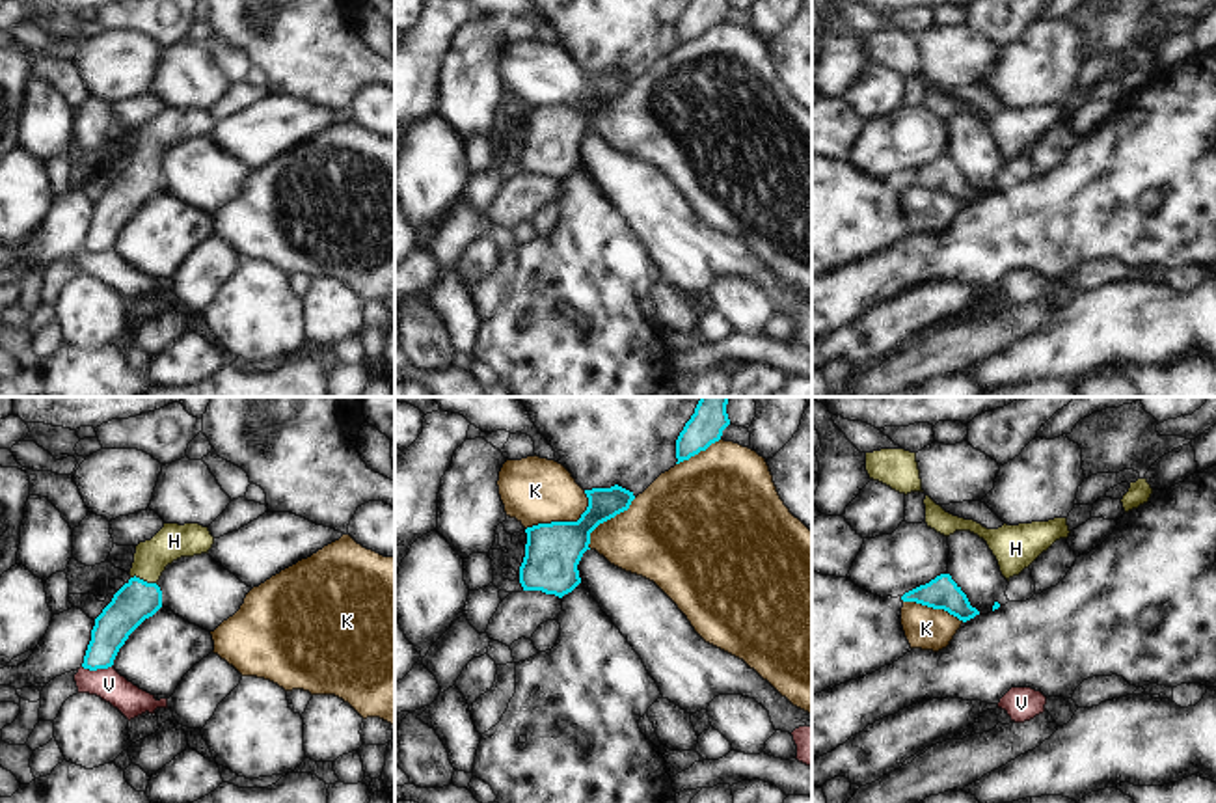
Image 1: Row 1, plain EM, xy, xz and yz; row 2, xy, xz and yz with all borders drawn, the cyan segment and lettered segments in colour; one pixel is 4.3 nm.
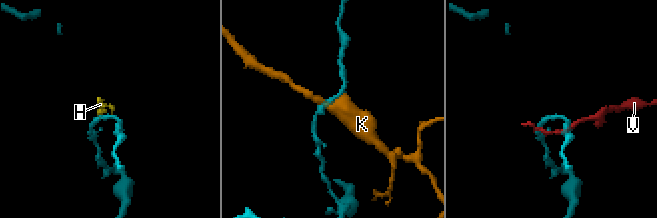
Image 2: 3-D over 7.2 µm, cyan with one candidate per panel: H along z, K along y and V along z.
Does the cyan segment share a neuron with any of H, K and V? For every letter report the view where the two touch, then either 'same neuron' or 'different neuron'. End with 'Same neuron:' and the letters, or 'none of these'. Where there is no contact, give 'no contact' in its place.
H: meets cyan in xy; same neuron
K: meets cyan in xz; different neuron
V: meets cyan in xy; different neuron
Same neuron: H

